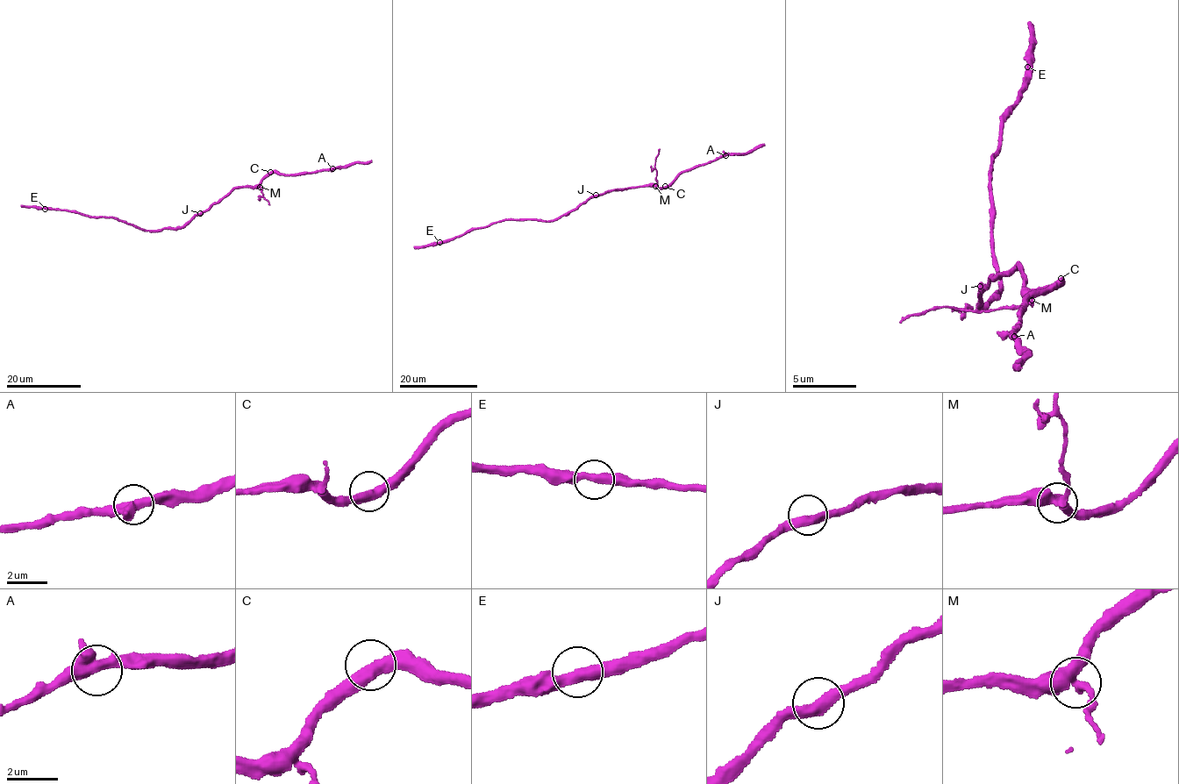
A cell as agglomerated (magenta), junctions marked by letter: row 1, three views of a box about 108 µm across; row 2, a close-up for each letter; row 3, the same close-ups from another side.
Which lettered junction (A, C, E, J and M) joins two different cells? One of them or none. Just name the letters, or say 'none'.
M

